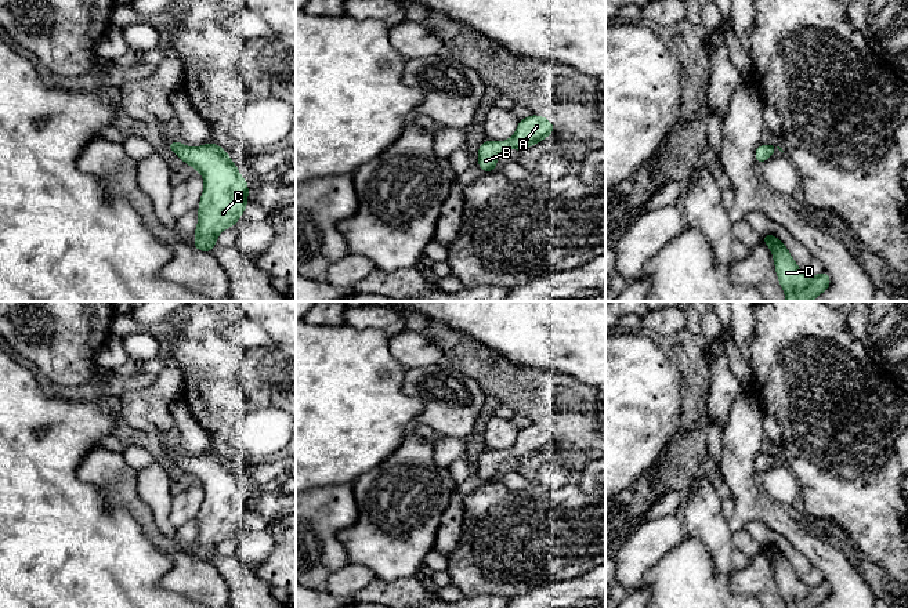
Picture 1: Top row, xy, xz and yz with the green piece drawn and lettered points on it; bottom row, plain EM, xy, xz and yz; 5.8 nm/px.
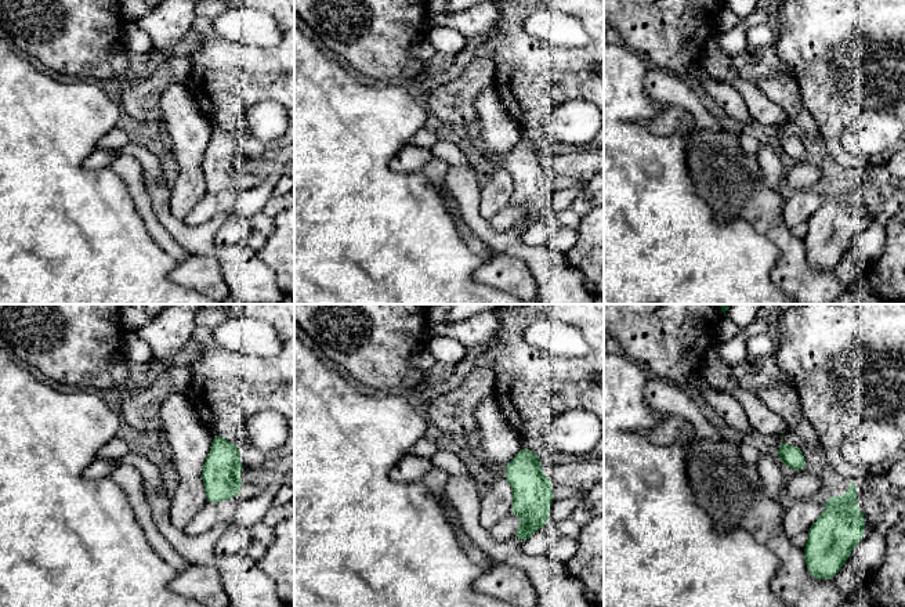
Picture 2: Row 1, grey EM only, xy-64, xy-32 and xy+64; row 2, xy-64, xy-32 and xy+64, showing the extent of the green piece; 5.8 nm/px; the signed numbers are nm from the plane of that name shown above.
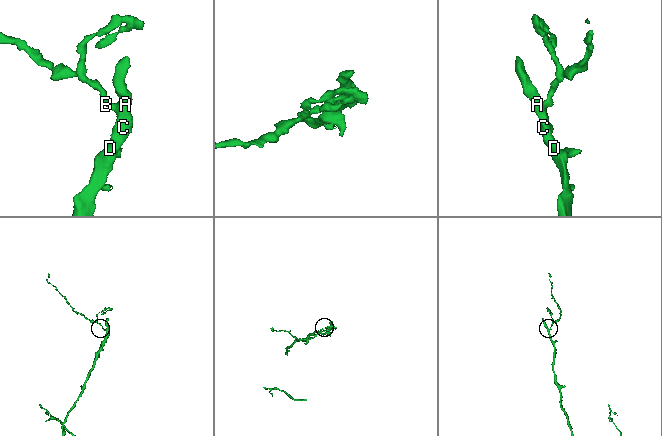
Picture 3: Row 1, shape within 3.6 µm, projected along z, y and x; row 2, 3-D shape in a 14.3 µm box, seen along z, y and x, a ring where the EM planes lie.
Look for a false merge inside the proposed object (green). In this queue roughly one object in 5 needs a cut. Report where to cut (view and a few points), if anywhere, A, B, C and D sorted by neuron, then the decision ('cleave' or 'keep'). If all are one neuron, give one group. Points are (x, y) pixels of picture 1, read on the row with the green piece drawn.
cut none; groups A B C D; keep

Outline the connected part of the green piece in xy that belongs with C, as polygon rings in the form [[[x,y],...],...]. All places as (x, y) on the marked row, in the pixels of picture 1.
[[[176,140],[167,141],[167,145],[182,162],[203,175],[205,189],[198,206],[199,221],[193,231],[193,249],[210,253],[218,234],[236,225],[245,213],[249,184],[218,144],[209,141],[199,148],[192,148]]]

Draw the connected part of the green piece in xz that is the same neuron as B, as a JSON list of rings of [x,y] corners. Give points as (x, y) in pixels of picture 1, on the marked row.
[[[531,115],[518,120],[516,134],[506,141],[485,141],[478,146],[477,166],[485,173],[498,170],[496,160],[500,152],[507,149],[525,151],[527,148],[540,142],[545,137],[553,135],[554,126],[547,117]]]

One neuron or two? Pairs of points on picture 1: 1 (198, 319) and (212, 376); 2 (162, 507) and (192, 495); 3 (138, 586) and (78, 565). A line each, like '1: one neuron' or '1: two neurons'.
1: one neuron
2: two neurons
3: one neuron

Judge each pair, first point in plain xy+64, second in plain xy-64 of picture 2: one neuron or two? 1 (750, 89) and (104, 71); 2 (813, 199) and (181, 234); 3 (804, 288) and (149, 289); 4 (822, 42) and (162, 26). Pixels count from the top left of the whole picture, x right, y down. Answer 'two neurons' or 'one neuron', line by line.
1: two neurons
2: two neurons
3: two neurons
4: two neurons

